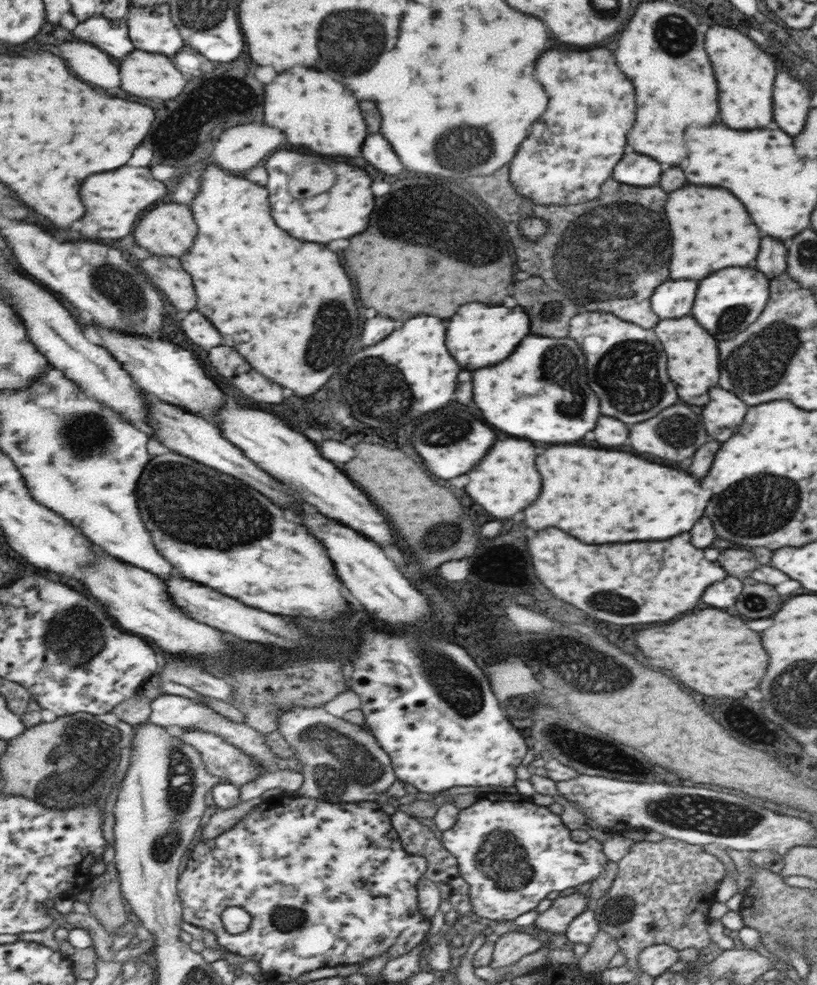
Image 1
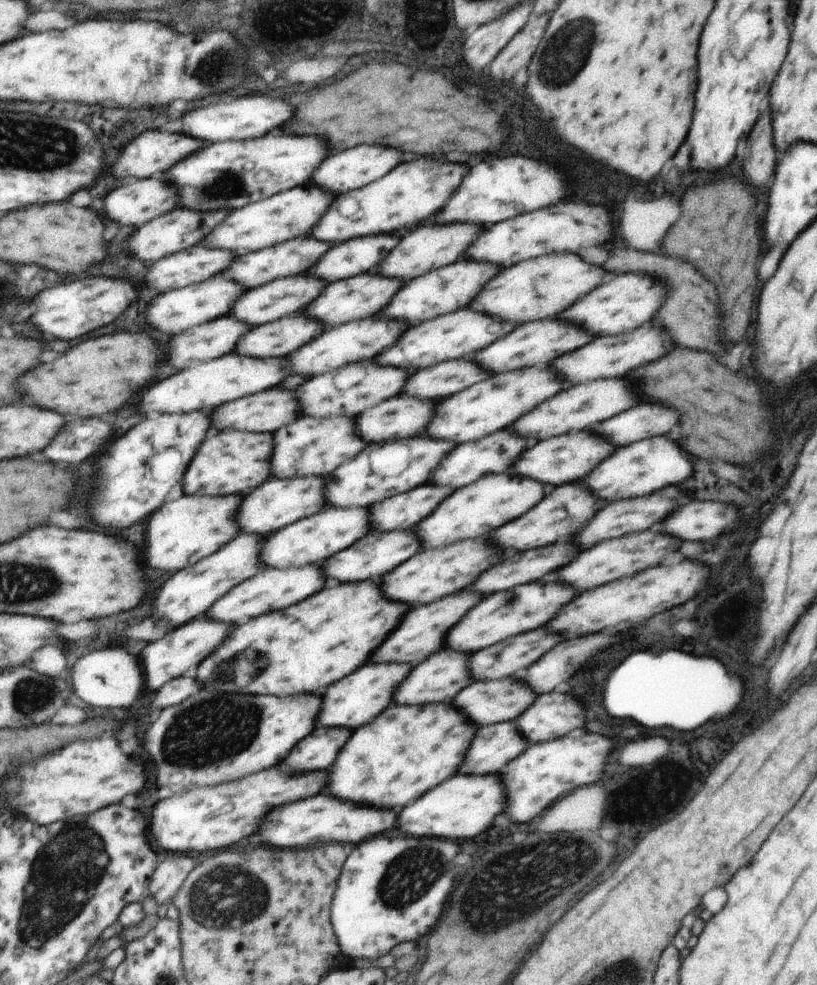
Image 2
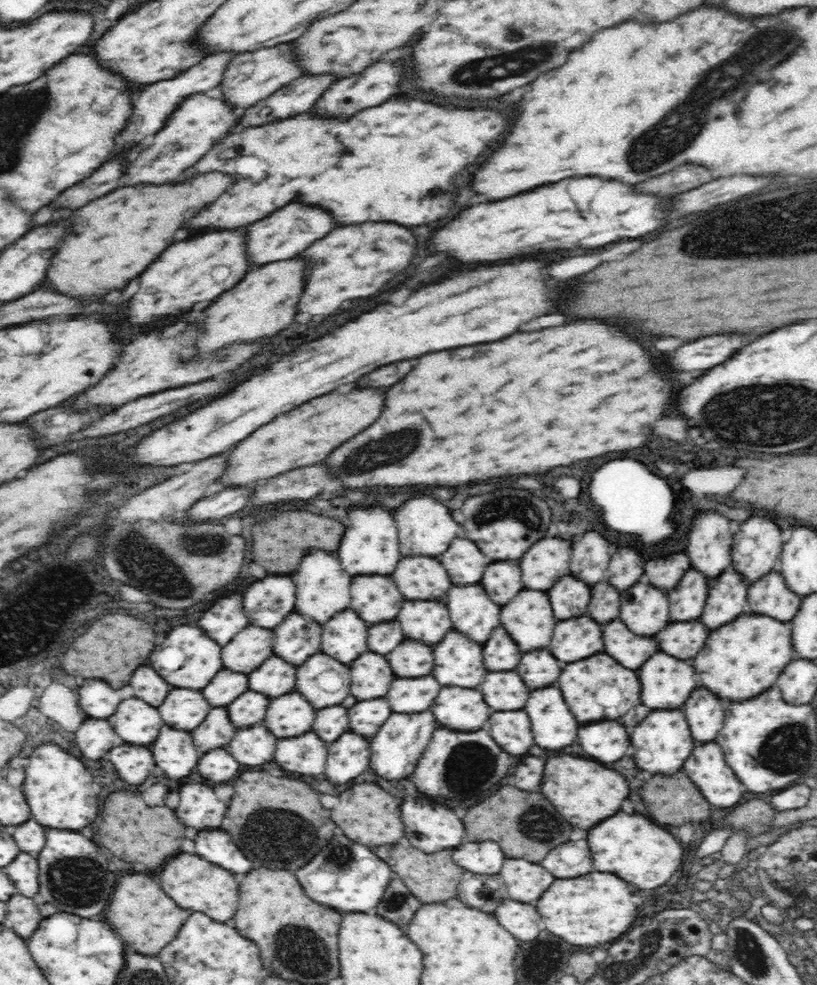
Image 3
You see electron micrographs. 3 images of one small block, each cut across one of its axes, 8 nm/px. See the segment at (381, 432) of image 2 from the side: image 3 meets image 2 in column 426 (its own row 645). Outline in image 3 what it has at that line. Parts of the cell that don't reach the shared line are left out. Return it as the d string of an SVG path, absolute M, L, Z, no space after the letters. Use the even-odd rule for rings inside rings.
M414 640L402 642L392 654L388 654L388 662L392 664L392 672L396 676L428 676L434 668L432 648Z

